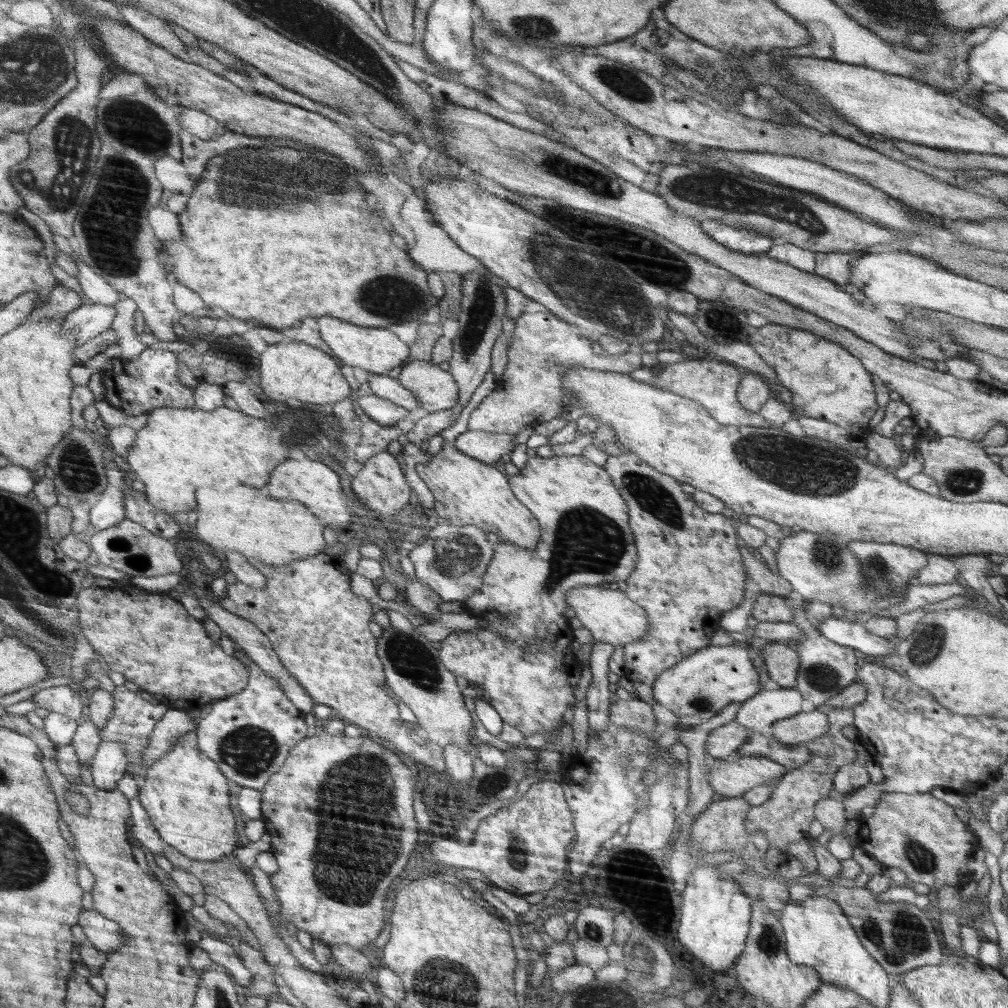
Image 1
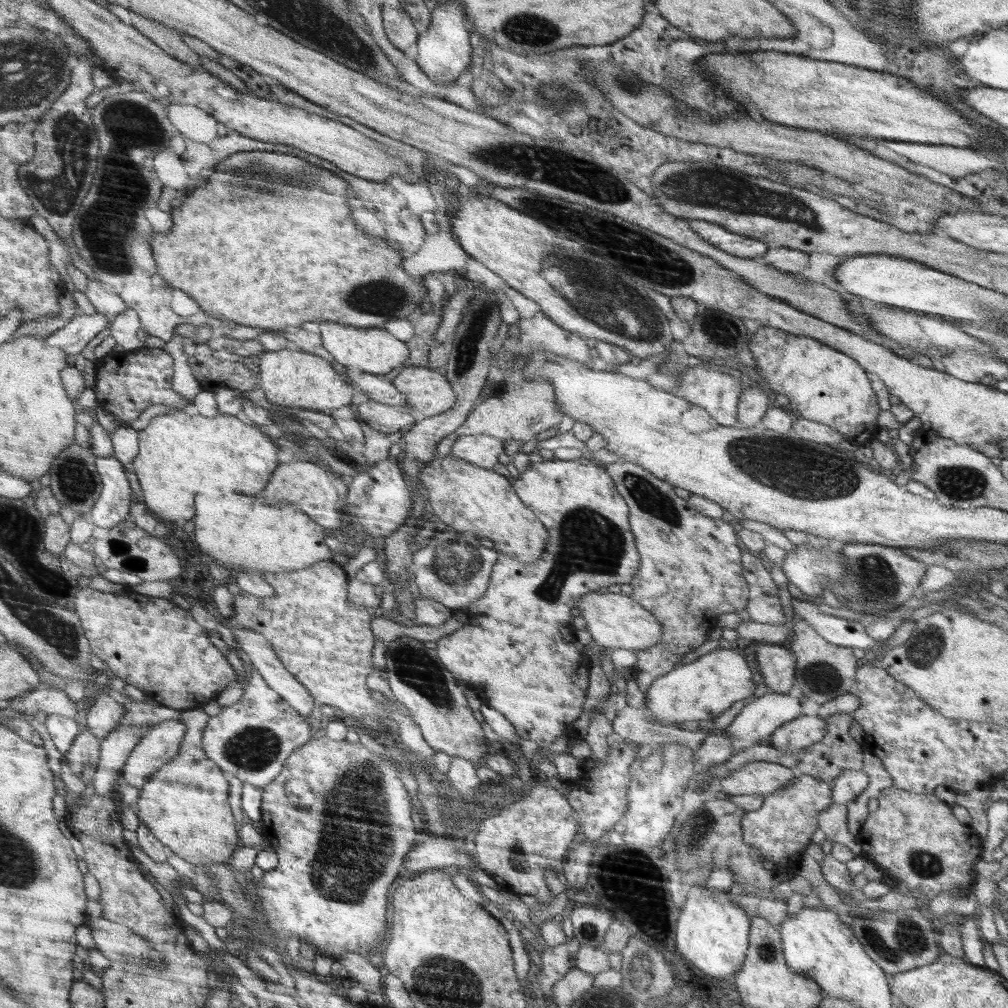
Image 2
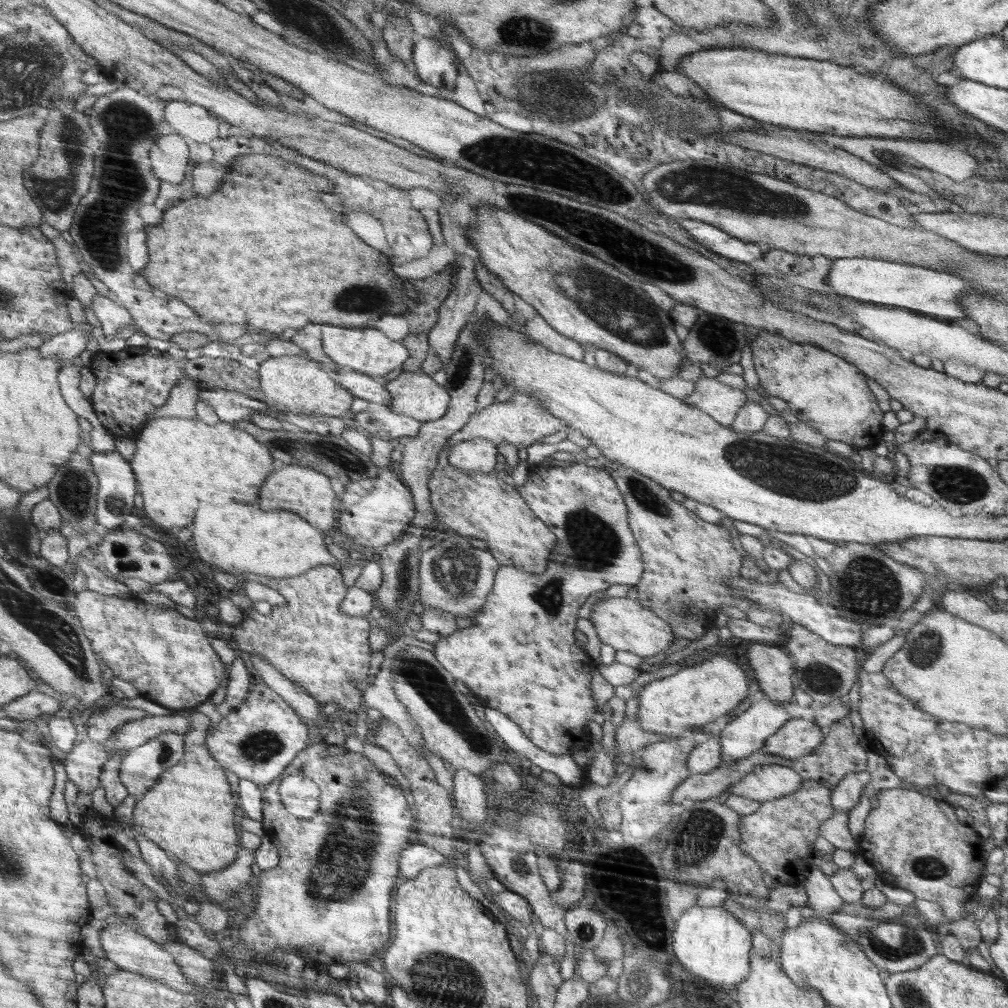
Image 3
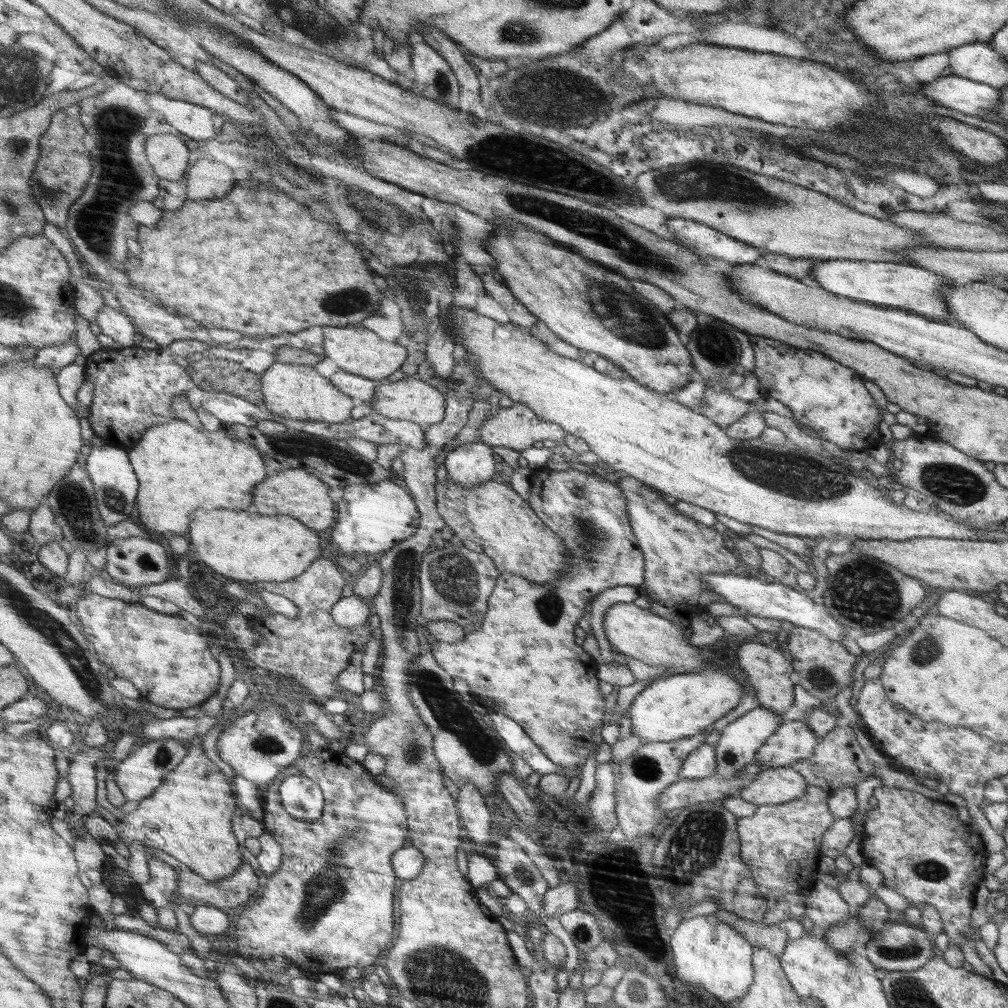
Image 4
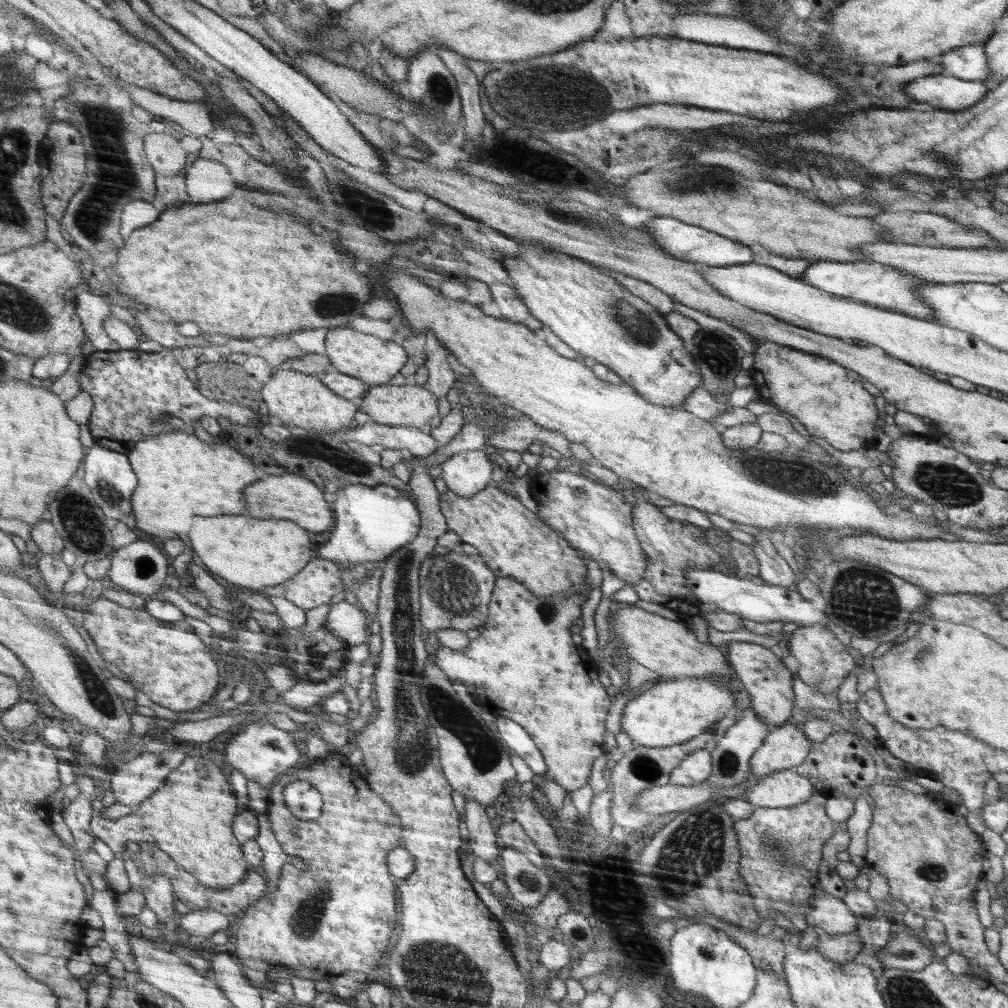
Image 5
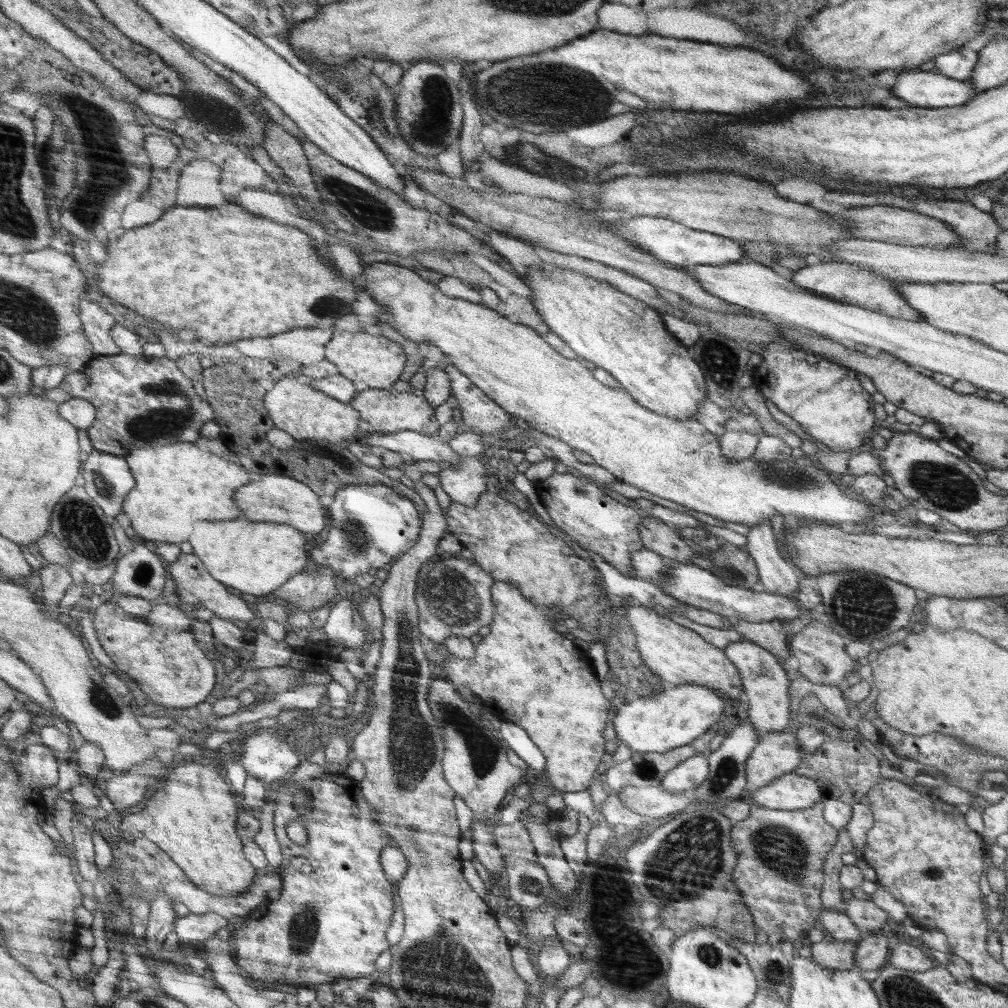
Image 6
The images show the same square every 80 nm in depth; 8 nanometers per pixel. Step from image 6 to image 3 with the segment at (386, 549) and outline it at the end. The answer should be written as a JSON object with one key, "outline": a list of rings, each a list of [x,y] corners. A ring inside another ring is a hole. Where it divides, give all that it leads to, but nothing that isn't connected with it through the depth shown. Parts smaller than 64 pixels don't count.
{"outline":[[[392,465],[381,467],[381,473],[376,478],[348,483],[345,489],[346,492],[341,494],[344,512],[340,518],[341,525],[338,526],[338,536],[342,536],[338,539],[345,546],[358,549],[387,546],[400,539],[409,529],[408,526],[413,524],[417,514],[416,504],[412,504],[413,494],[402,486],[396,474],[392,474]]]}

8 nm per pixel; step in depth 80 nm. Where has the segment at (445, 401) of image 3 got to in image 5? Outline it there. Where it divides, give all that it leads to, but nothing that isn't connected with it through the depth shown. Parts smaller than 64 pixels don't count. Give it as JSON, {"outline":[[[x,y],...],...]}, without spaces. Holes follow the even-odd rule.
{"outline":[[[373,385],[370,387],[369,393],[359,400],[359,410],[366,412],[370,416],[371,421],[380,424],[389,424],[390,426],[398,426],[407,424],[415,426],[426,434],[431,432],[441,424],[441,416],[438,412],[439,400],[434,392],[426,390],[423,386],[391,386],[391,385]]]}

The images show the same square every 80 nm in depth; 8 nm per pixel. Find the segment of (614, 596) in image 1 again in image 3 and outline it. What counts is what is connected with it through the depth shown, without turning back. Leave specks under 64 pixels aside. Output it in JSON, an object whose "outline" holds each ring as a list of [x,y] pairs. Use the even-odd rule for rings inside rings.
{"outline":[[[614,597],[592,607],[590,621],[596,629],[598,638],[616,651],[626,650],[646,658],[646,656],[658,656],[660,652],[664,654],[664,651],[673,644],[673,627],[665,619],[643,607],[640,602],[628,597]]]}

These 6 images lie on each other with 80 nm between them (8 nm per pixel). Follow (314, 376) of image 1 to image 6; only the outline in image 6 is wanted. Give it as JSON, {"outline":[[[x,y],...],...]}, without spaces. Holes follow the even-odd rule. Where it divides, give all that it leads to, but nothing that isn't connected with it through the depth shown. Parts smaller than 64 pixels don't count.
{"outline":[[[293,374],[277,381],[274,388],[264,395],[263,404],[273,425],[286,431],[295,440],[327,440],[334,444],[340,440],[352,440],[360,420],[360,414],[354,407],[316,390],[308,378]]]}

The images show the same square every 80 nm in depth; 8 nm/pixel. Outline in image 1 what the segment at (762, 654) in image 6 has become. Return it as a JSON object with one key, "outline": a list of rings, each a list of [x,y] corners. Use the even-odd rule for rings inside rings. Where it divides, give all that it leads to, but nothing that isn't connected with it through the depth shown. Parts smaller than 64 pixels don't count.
{"outline":[[[789,642],[759,645],[760,652],[764,656],[768,682],[770,685],[793,688],[799,669],[799,654]]]}

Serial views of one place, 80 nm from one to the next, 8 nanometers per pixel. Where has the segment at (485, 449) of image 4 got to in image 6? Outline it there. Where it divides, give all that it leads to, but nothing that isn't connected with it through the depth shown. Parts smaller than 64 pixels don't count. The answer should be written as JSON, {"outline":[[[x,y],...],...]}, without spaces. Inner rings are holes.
{"outline":[[[483,455],[461,457],[460,465],[447,466],[438,473],[441,489],[464,506],[477,504],[478,496],[486,491],[488,477]]]}

